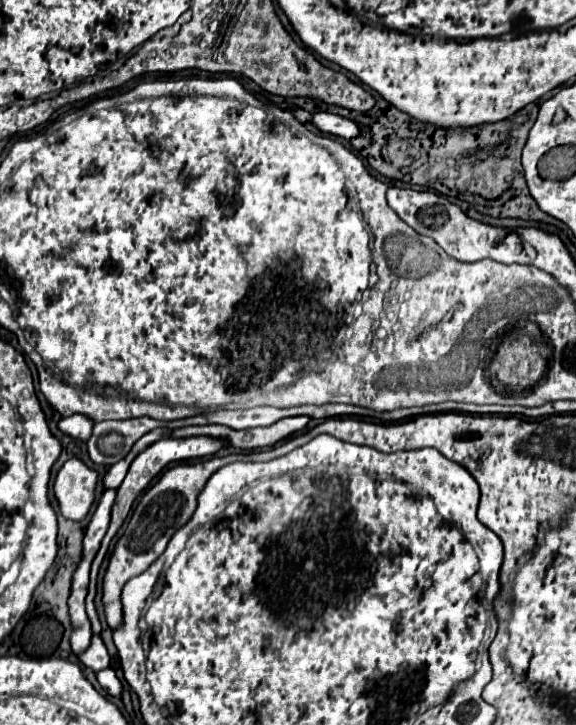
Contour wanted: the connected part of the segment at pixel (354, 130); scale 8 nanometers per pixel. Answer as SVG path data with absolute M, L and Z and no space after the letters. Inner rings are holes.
M317 112L317 114L313 114L313 124L325 134L333 134L333 136L339 136L345 140L359 136L359 126L353 120L337 116L337 114Z

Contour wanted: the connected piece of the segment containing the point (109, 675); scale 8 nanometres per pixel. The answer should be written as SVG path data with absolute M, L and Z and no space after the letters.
M107 668L107 670L97 672L97 682L99 682L99 686L101 686L107 694L111 694L111 696L119 696L119 694L121 694L121 682L119 682L119 678L115 676L113 668Z

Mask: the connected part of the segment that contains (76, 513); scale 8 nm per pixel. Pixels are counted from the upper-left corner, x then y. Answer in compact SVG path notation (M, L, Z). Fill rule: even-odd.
M79 458L67 460L53 482L61 516L69 520L83 520L93 504L95 486L97 472L87 468Z

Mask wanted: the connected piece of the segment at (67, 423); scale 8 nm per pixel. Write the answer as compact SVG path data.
M75 414L75 416L69 416L69 418L61 418L59 424L57 424L57 428L59 428L63 434L67 434L67 436L85 442L85 440L91 436L93 422L87 422L87 416Z

